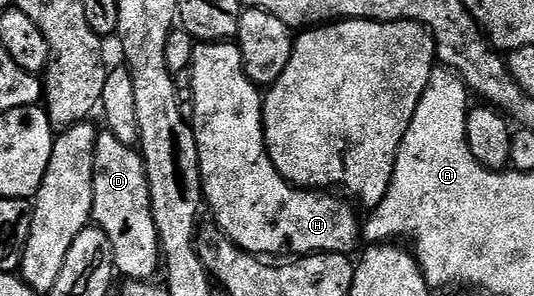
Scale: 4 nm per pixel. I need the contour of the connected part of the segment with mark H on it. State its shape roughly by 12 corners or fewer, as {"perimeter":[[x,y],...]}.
{"perimeter":[[230,41],[194,46],[192,128],[213,224],[245,253],[353,254],[355,206],[266,150]]}

